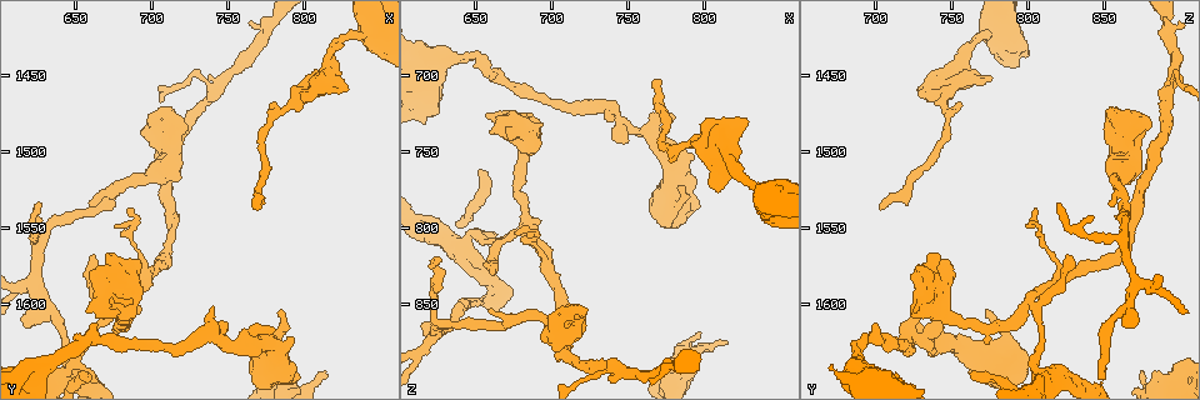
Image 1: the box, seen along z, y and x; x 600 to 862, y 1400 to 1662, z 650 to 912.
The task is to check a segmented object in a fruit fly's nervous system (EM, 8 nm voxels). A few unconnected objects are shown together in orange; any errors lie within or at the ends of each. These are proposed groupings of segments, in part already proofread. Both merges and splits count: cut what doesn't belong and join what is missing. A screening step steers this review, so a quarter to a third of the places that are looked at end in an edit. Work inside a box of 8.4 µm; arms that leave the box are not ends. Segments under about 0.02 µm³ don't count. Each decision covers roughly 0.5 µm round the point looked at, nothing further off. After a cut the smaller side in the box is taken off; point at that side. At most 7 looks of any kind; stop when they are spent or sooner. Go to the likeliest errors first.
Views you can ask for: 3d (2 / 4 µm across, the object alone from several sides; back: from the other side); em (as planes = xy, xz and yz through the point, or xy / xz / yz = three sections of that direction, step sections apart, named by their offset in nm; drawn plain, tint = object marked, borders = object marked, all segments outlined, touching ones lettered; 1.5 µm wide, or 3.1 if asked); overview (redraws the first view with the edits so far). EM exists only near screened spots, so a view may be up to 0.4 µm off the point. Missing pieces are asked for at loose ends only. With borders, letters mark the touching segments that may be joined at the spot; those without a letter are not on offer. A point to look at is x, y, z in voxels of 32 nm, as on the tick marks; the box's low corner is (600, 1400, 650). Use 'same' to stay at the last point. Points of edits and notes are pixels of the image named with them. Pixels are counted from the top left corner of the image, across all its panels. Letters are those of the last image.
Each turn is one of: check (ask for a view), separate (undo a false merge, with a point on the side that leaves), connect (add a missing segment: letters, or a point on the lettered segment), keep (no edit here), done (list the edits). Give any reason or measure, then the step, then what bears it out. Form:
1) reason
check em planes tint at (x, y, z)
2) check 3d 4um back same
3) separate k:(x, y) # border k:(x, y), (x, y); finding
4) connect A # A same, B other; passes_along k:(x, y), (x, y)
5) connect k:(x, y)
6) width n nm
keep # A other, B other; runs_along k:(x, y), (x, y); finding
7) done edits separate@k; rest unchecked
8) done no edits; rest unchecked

an open end
check em planes tint at (738, 1600, 728)

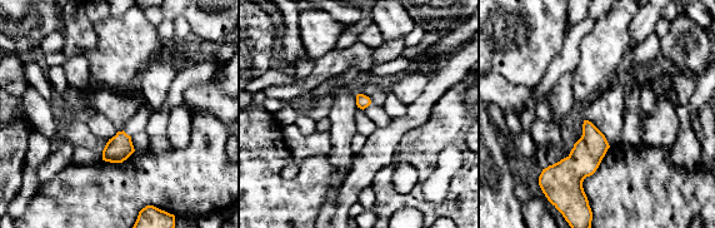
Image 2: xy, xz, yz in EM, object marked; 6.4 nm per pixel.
check em planes borders same

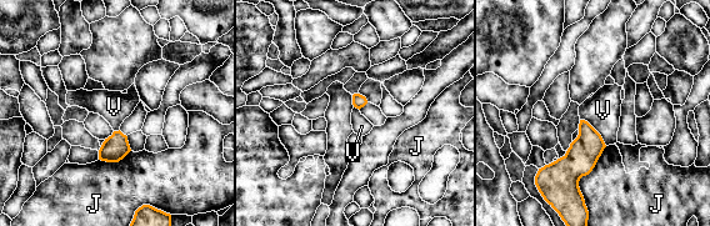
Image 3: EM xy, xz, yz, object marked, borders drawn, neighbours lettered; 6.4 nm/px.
keep # J other, V other; border 3:(580, 119), (584, 119), (606, 145); none of them fits

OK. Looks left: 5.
an open end
check 3d 2um back at (794, 1646, 784)

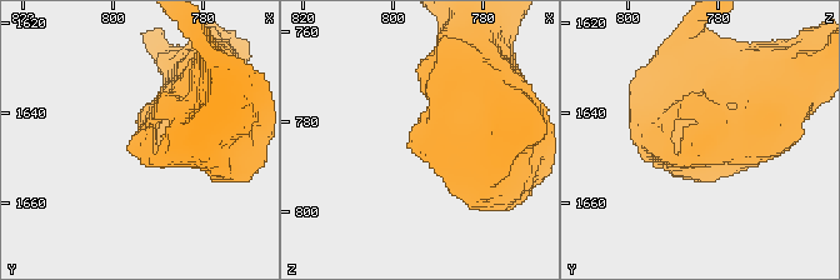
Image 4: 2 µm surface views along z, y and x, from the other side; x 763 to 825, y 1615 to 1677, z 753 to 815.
check em xz step 4 borders at (795, 1647, 784)

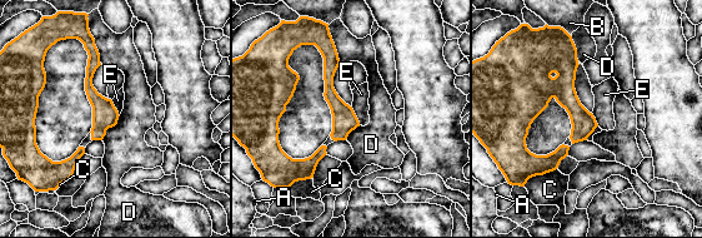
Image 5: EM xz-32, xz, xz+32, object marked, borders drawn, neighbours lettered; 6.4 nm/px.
check em planes borders same

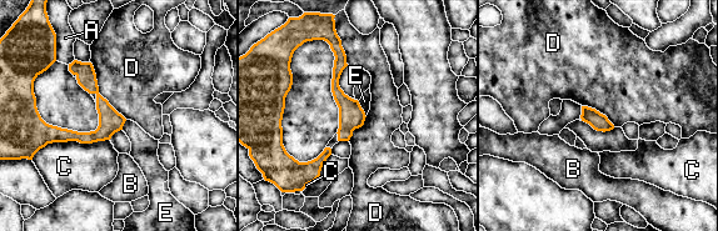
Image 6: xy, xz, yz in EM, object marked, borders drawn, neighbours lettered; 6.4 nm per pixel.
keep # A other, B other, C other, D other, E other; none of them fits

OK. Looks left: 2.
done no edits; rest unchecked

